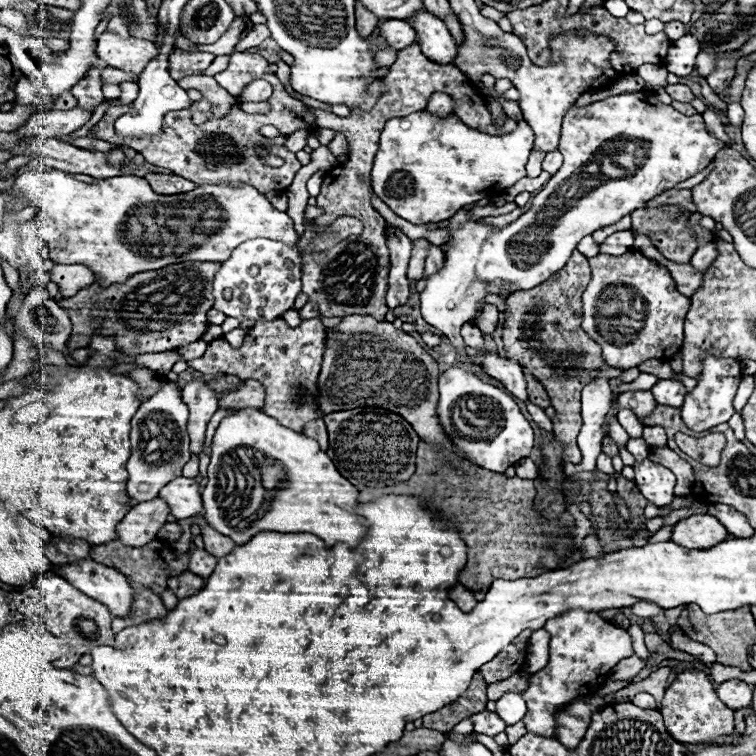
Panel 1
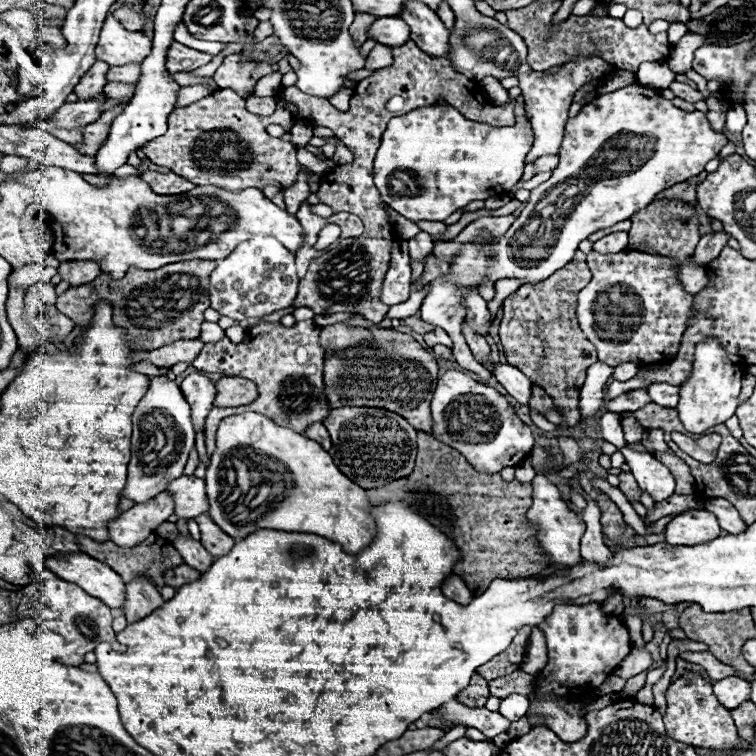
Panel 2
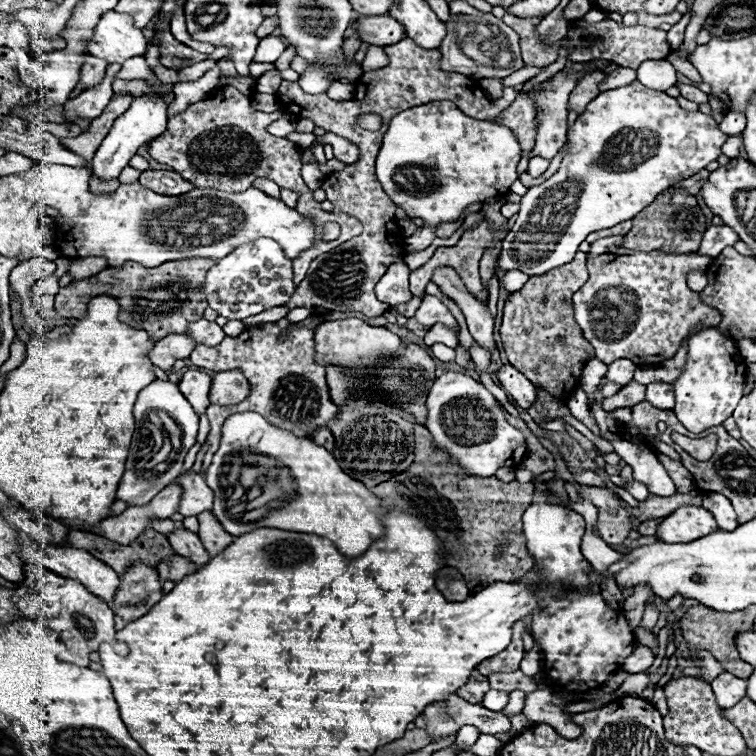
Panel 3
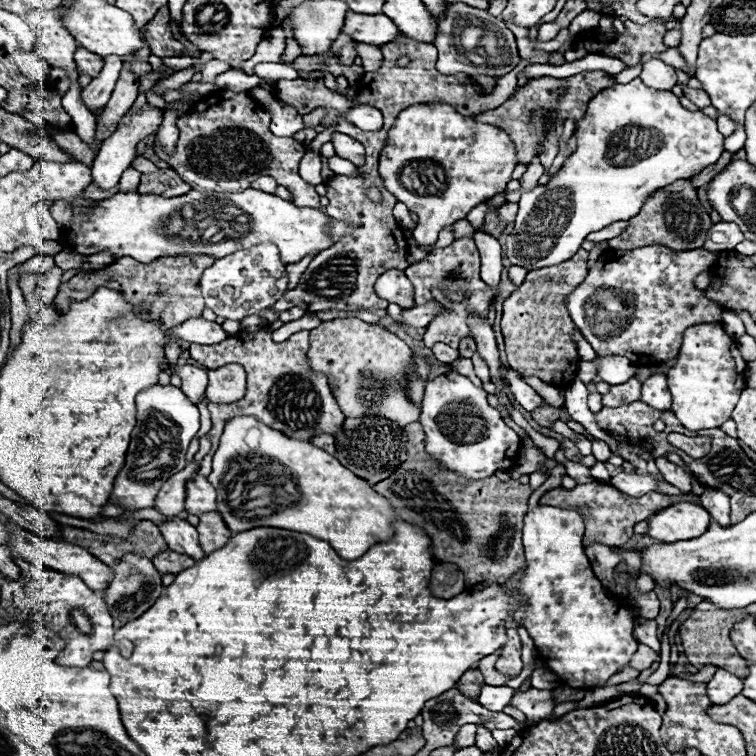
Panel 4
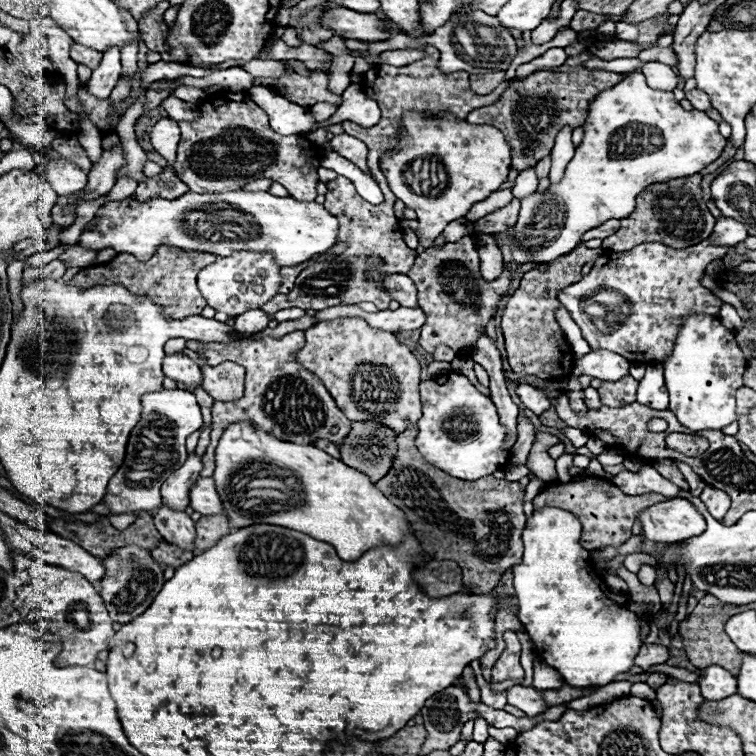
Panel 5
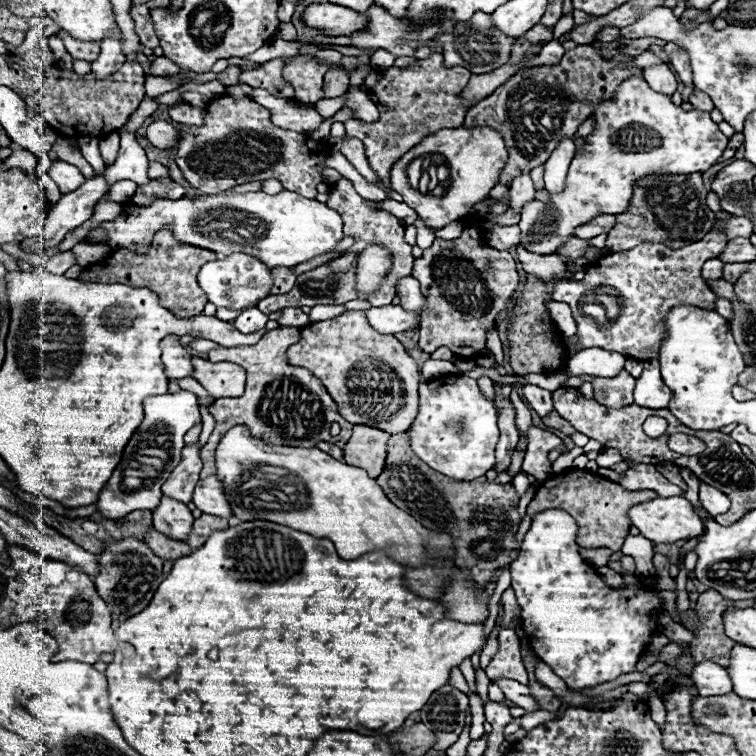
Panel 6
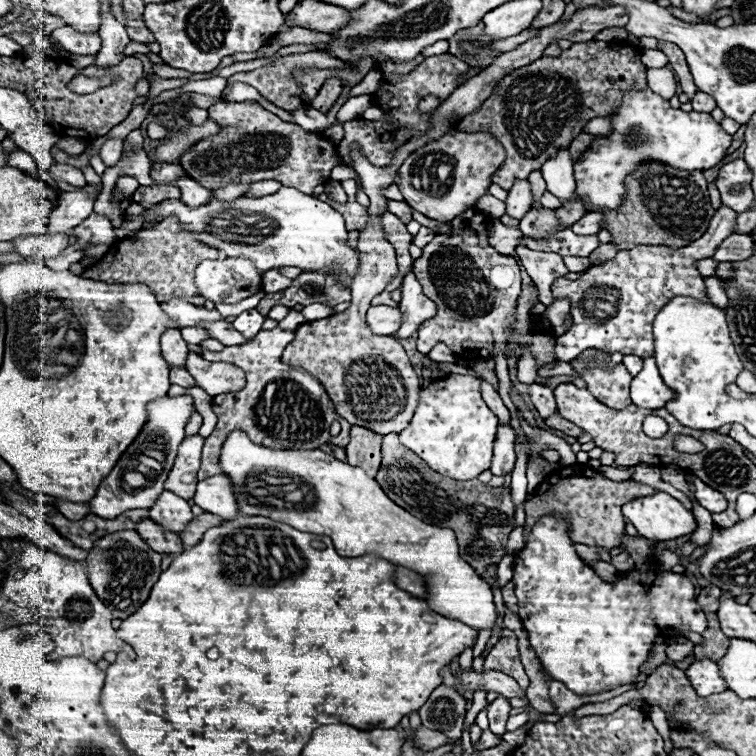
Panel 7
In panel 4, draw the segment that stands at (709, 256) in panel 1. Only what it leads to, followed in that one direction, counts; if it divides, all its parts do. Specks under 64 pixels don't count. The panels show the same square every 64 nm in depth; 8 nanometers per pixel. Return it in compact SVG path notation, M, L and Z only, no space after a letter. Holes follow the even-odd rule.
M718 222L710 228L708 238L704 242L704 248L710 252L718 252L718 250L734 250L734 246L738 242L744 240L742 230L738 228L738 224L734 222Z

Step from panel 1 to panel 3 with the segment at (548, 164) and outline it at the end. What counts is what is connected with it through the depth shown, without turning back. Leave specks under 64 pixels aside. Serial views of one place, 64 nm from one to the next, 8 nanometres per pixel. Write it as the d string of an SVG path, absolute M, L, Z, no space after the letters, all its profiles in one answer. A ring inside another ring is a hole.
M534 156L534 158L530 160L530 164L528 164L528 174L530 174L532 178L538 178L538 176L542 176L542 174L546 172L548 164L550 164L550 160L544 160L544 158L540 158L540 156Z

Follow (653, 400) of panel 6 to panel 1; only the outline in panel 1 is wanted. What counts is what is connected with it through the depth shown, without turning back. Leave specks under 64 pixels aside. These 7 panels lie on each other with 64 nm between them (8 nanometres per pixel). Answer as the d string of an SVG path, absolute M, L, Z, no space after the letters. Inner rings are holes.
M658 380L652 386L650 392L654 394L654 398L656 398L658 404L672 406L672 408L680 408L682 402L684 402L686 388L680 382L674 382L674 380Z

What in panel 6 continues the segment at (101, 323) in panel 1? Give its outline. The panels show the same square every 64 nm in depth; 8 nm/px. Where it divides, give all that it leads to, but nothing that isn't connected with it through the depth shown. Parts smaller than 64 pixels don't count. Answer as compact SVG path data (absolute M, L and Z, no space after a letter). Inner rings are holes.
M166 226L154 234L154 240L152 240L146 254L138 254L138 252L132 252L126 248L118 248L108 258L86 266L82 270L82 274L78 276L78 280L82 280L82 282L106 282L106 284L122 282L128 286L150 288L152 292L156 292L160 296L162 306L172 310L178 318L186 318L186 316L200 314L204 304L208 302L204 292L196 284L196 274L198 274L198 268L202 264L206 264L214 258L216 258L216 252L206 250L206 248L198 248L192 244L182 244L180 240L174 238L172 228Z

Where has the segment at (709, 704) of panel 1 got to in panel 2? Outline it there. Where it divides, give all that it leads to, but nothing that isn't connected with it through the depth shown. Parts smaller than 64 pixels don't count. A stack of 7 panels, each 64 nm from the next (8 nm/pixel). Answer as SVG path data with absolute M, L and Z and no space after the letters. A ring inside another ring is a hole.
M684 674L682 678L678 678L676 682L672 682L668 686L666 702L668 702L668 708L664 714L664 724L666 724L666 732L672 740L690 744L696 748L722 752L722 754L738 750L742 746L742 740L736 732L730 710L726 710L726 708L722 708L722 704L718 704L716 696L712 694L712 684L706 678L702 678L698 674Z

